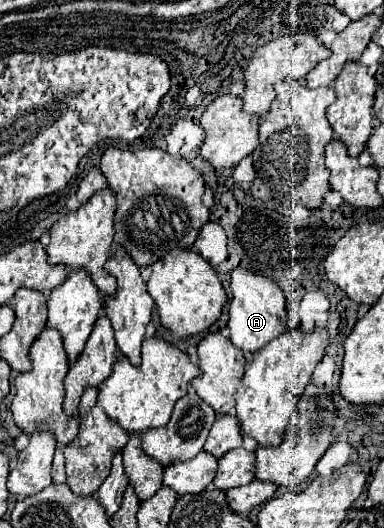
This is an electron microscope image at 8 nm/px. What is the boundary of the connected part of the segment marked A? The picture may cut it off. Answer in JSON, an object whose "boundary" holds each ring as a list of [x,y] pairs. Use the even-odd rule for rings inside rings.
{"boundary":[[[234,268],[230,272],[230,290],[232,290],[232,302],[230,302],[230,340],[244,352],[256,352],[258,348],[266,346],[272,338],[286,332],[286,296],[278,282],[274,282],[270,276],[264,276],[260,272],[250,272],[248,268]]]}

